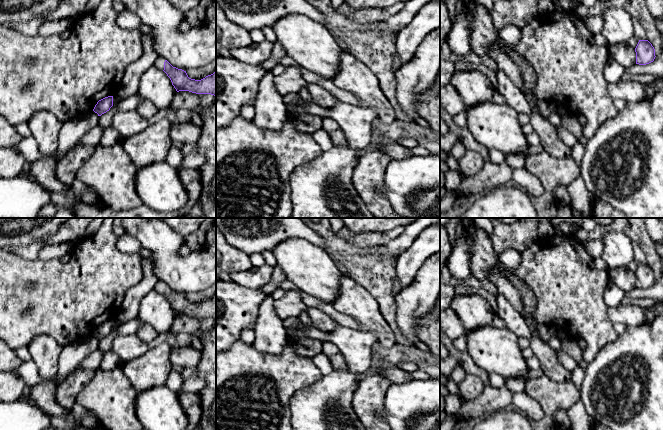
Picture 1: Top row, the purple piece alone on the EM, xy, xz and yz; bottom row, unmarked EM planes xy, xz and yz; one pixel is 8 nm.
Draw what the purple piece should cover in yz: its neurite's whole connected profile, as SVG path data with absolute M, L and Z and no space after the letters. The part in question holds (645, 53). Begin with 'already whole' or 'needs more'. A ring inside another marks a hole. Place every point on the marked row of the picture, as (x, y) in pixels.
already whole | M639 40L636 48L636 64L646 65L654 61L655 49L648 40Z

